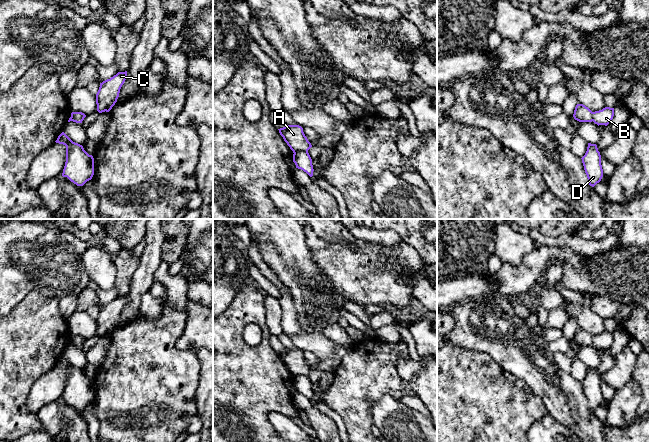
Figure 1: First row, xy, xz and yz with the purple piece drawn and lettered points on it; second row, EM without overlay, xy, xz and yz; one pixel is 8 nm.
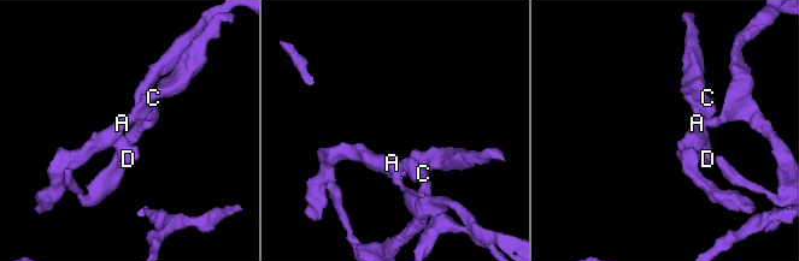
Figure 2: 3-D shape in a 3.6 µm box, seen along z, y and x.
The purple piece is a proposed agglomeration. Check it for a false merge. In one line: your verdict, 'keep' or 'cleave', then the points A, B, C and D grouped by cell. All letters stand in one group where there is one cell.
cleave; A C D / B

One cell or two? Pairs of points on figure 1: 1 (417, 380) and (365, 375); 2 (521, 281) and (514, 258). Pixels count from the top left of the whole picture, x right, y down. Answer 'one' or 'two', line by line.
1: two
2: two

